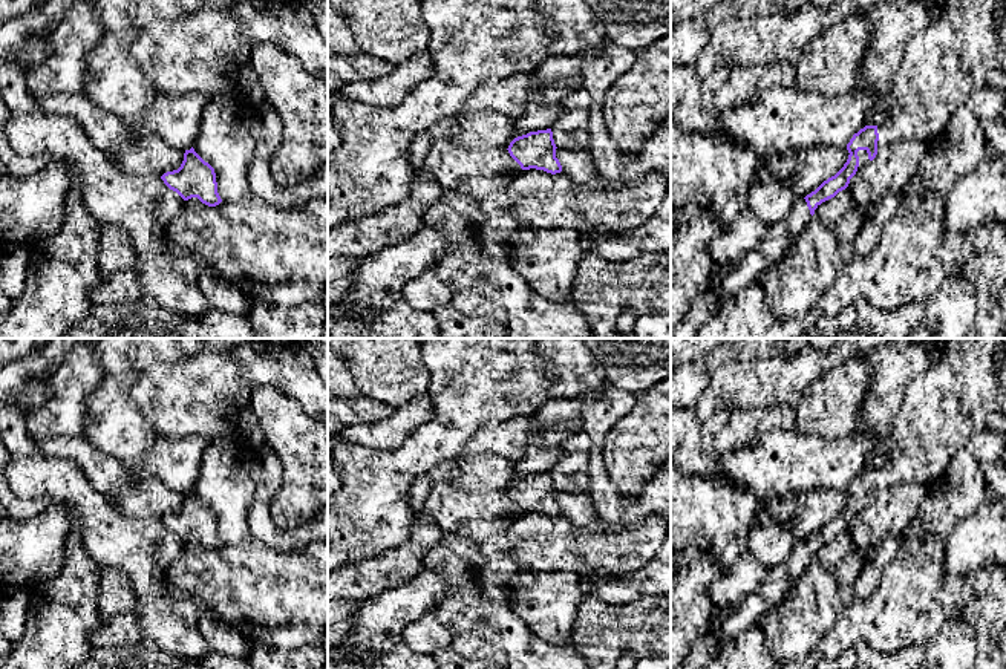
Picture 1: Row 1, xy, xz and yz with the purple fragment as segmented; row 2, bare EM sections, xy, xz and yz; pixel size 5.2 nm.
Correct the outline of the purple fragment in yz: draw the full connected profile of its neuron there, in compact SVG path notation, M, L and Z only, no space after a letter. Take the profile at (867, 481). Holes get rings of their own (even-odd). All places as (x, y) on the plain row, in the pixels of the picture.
M865 468L853 478L847 487L848 502L831 521L824 524L815 534L795 543L789 559L767 569L764 582L744 600L730 606L724 617L710 617L707 629L718 641L718 651L735 643L750 626L758 625L761 617L781 603L782 596L804 573L815 553L825 543L845 533L859 510L859 493L868 496L873 504L877 498L877 468Z

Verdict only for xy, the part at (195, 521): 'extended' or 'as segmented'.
as segmented

